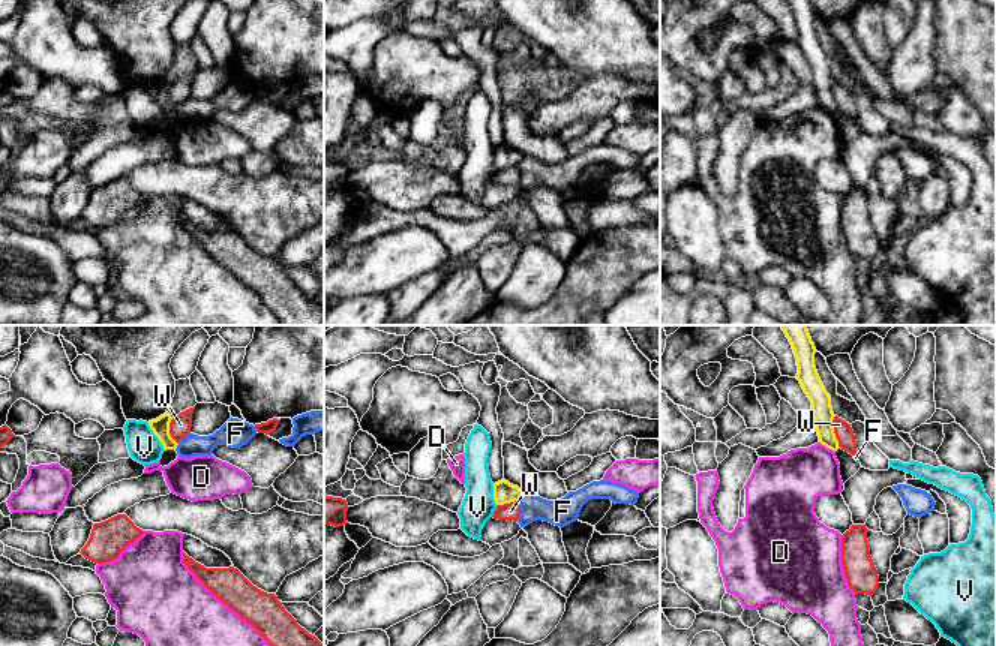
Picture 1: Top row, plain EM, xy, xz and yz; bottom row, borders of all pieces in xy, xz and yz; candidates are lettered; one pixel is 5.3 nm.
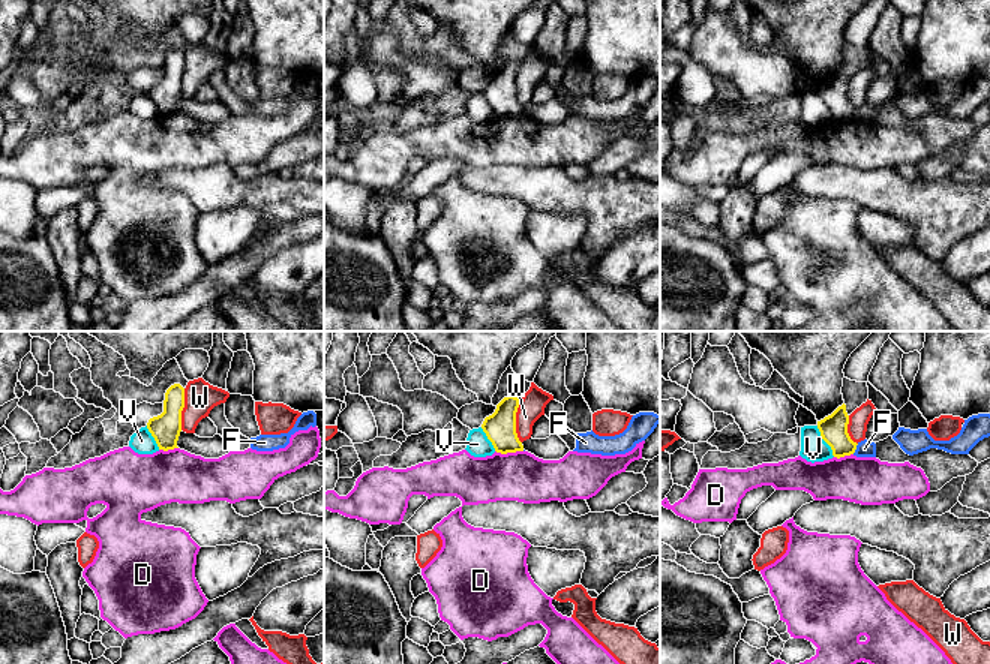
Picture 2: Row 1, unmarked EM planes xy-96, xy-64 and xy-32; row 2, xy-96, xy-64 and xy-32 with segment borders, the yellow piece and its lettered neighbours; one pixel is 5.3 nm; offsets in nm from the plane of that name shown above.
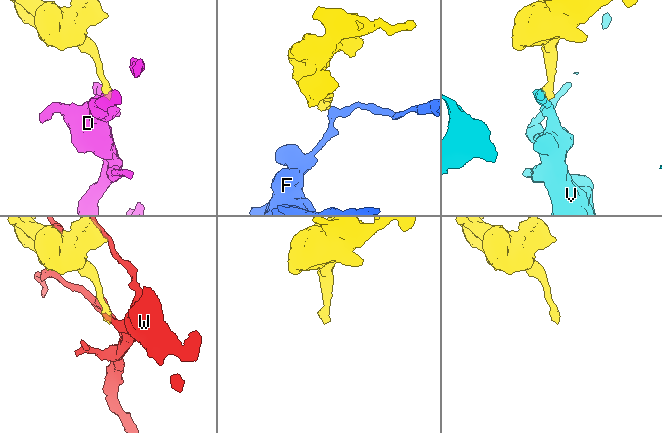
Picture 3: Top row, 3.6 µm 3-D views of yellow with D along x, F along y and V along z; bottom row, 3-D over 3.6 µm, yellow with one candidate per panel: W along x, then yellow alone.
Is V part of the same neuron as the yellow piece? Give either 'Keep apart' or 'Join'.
Keep apart

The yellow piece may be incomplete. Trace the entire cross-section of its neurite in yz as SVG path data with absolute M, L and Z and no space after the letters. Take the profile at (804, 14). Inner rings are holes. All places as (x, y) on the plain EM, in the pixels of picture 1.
M810 0L786 1L789 3L796 22L796 43L812 66L819 106L826 112L837 115L840 111L832 91L832 84L836 79L831 70L831 60L826 57L814 30L814 7Z

